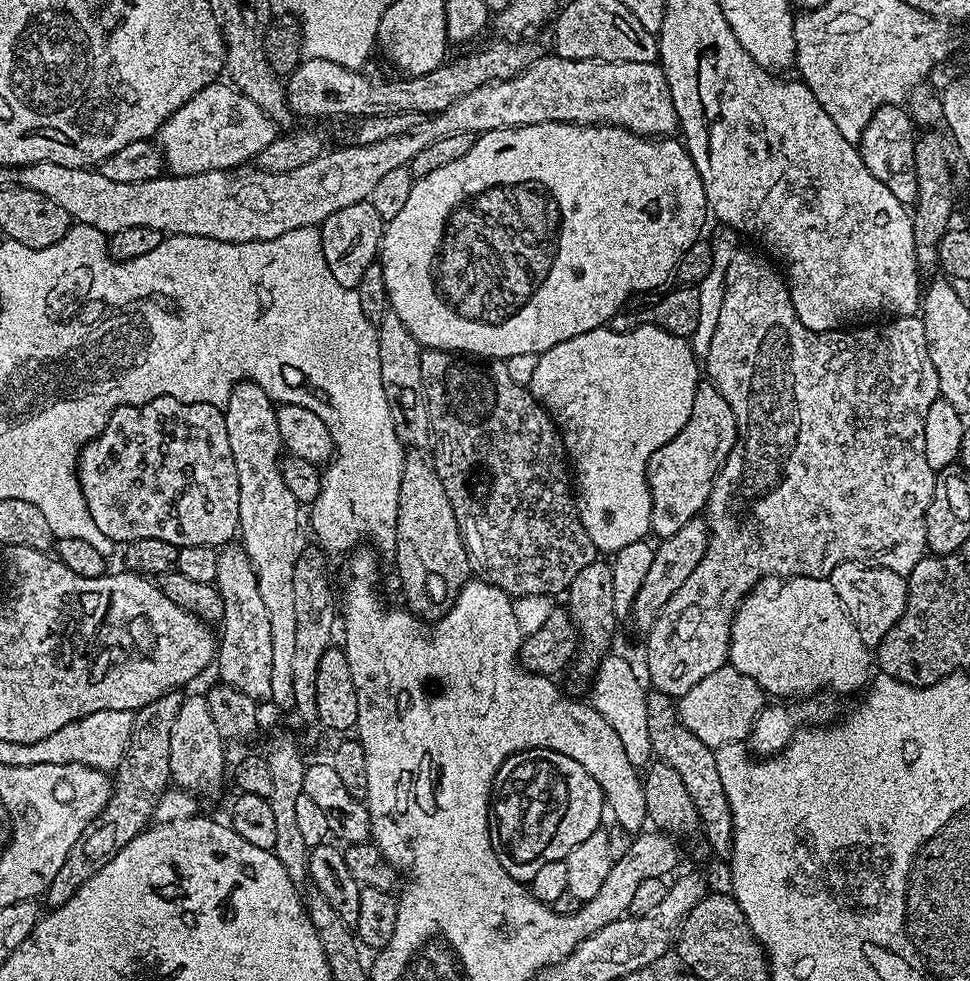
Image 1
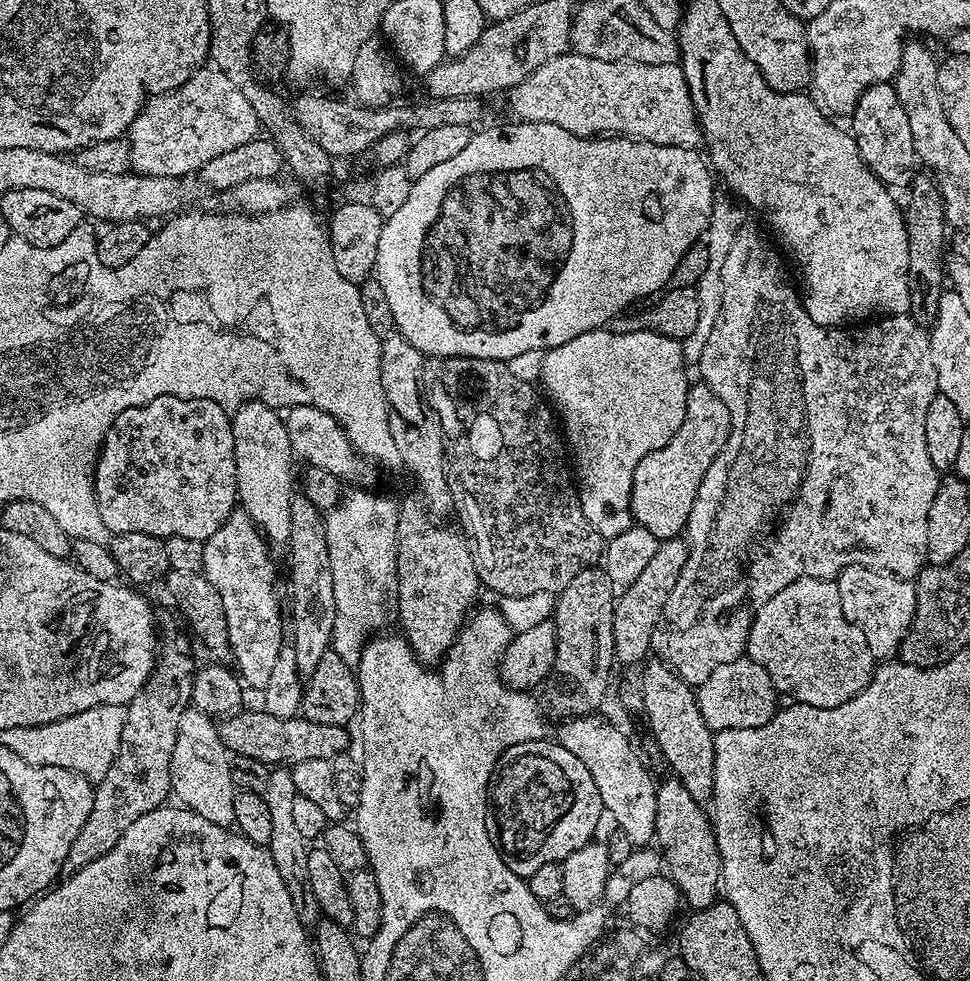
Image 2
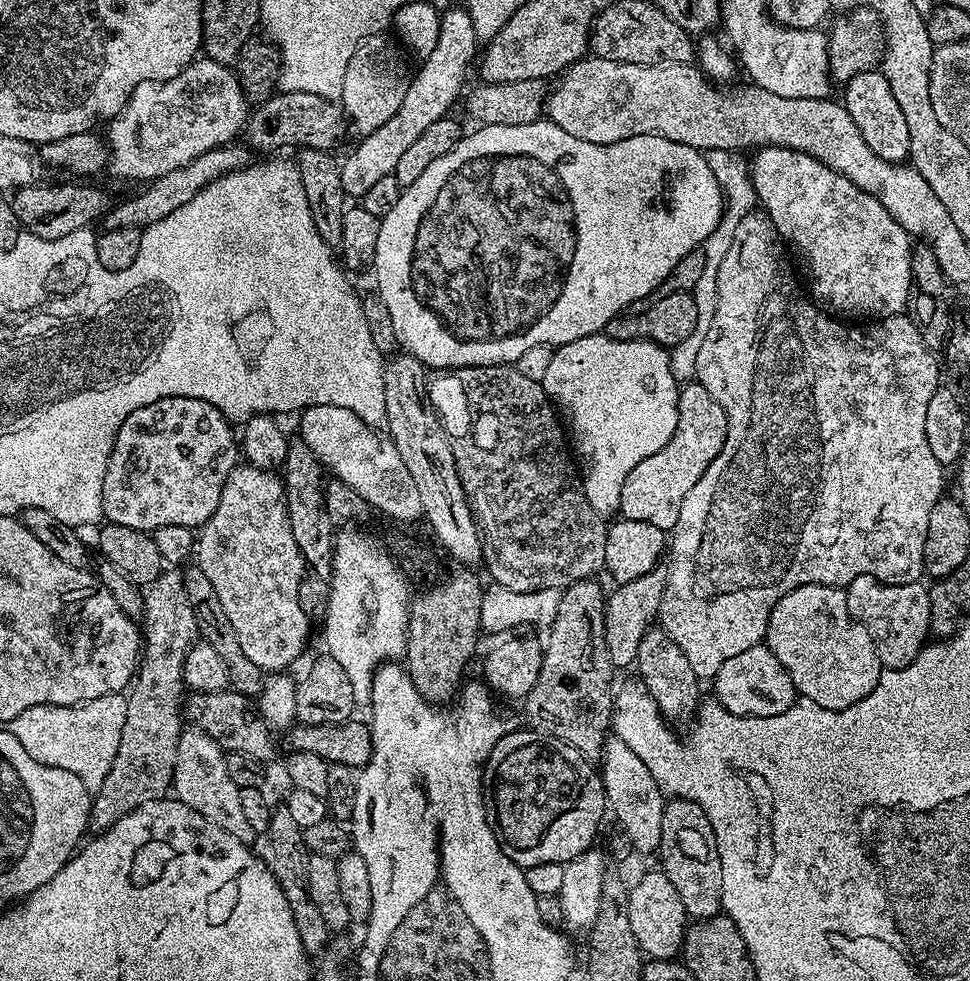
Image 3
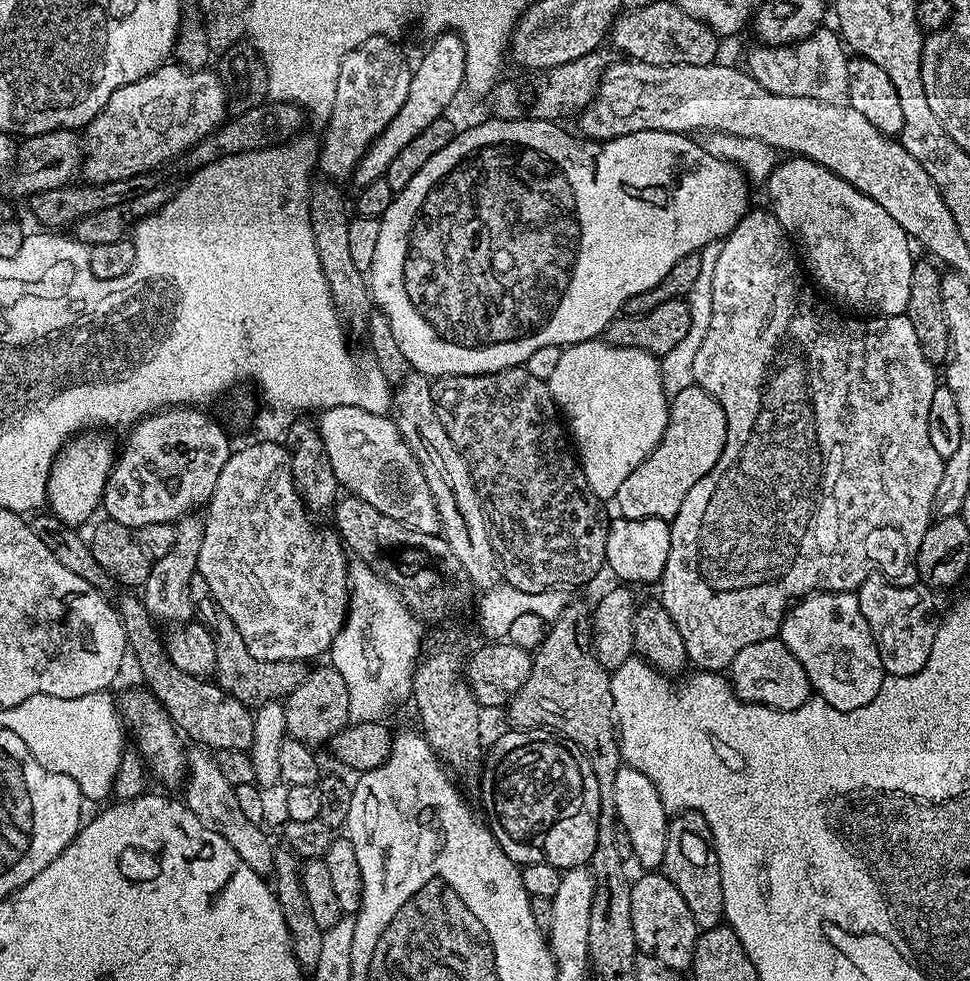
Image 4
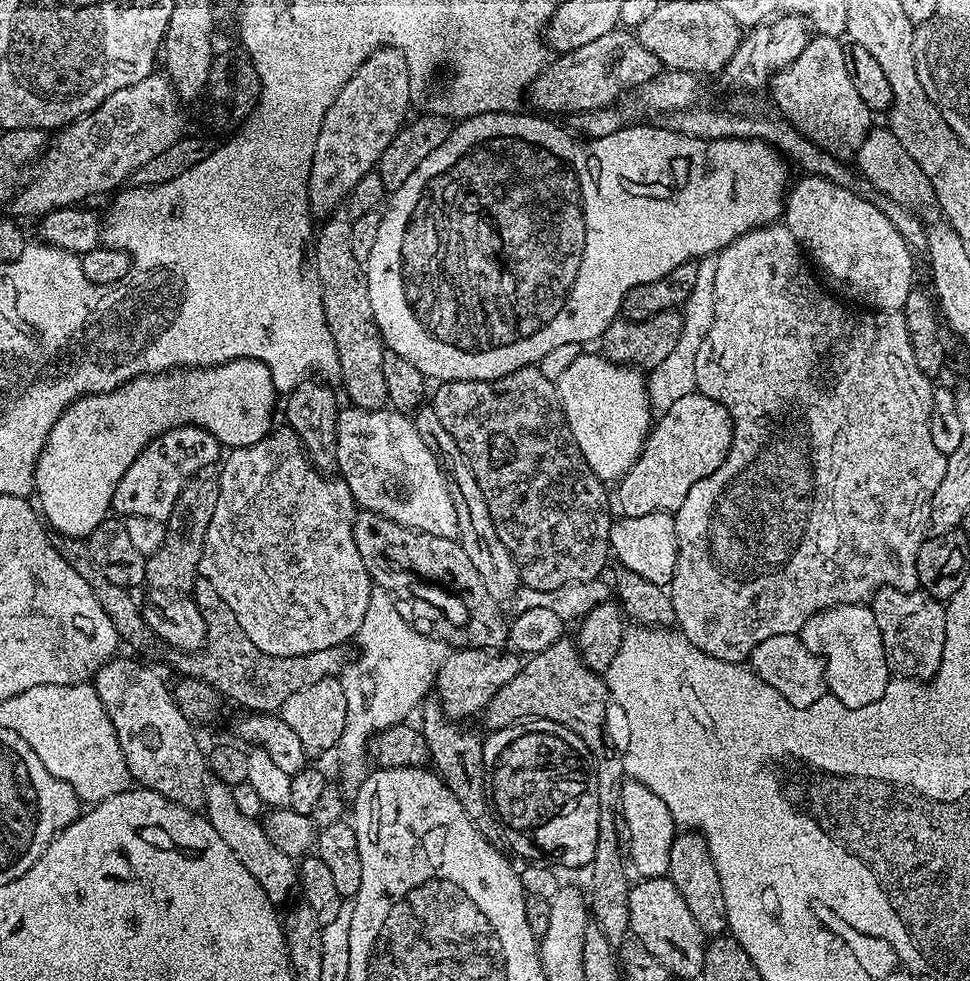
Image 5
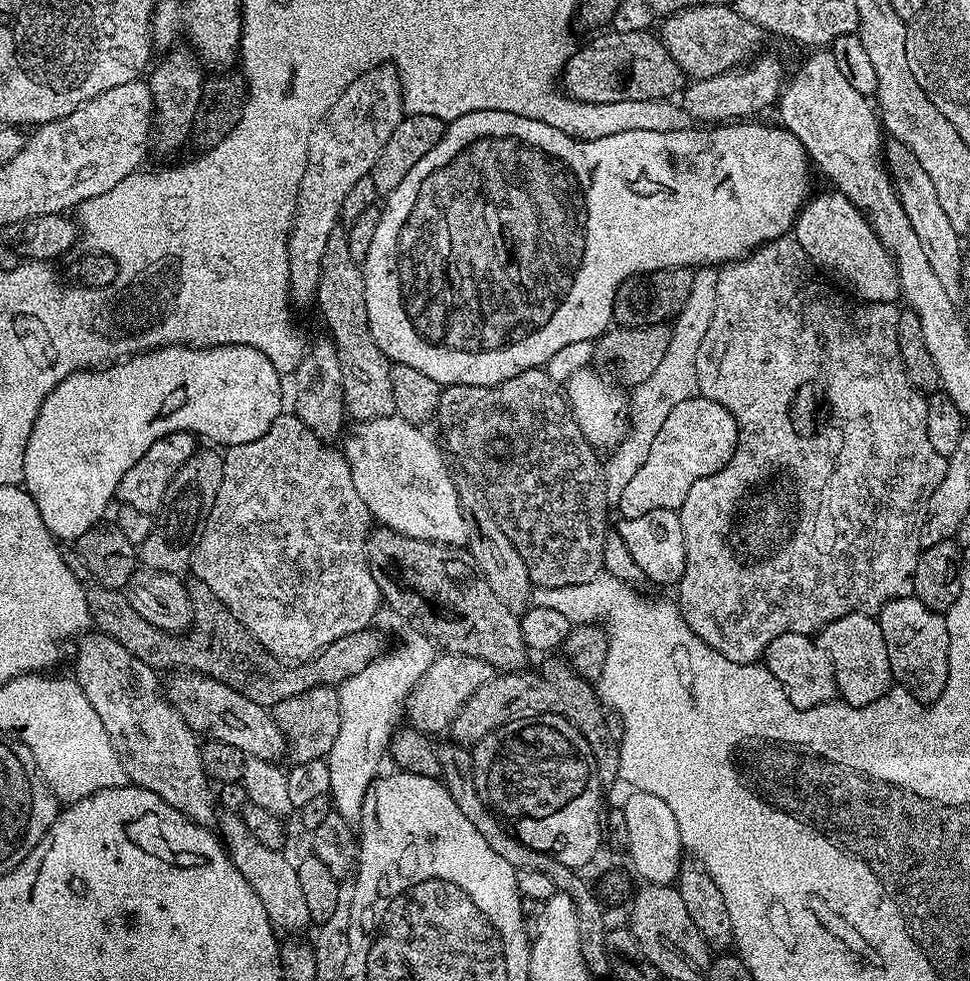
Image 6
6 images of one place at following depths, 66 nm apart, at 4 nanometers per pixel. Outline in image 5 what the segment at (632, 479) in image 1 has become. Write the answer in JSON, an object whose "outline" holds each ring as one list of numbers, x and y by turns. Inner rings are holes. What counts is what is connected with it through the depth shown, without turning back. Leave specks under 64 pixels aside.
{"outline":[[582,354,570,362,570,366,562,374,562,378,555,380,556,393,560,399,562,410,566,414,566,422,570,426,570,434,582,450,582,458,598,474,598,478,605,482,619,481,627,472,628,467,640,456,644,449,644,441,654,423,652,405,648,403,648,386,645,377,637,369,623,364,615,364,602,354,588,356]]}

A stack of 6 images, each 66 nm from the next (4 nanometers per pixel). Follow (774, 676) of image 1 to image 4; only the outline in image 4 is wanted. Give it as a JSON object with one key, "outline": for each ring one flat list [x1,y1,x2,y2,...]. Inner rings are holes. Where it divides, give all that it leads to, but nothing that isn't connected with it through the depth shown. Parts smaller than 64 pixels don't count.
{"outline":[[815,591,810,596,803,597,789,607,780,623,778,638,794,654,794,658,808,675,809,685,818,691,819,699,826,701,834,710,849,712,866,706,878,694,885,678,880,651,876,645,874,634,860,610,856,592,822,592]]}

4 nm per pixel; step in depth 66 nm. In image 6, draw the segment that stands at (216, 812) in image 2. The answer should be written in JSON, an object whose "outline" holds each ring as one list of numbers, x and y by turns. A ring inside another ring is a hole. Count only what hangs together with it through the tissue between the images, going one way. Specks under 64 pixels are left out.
{"outline":[[221,811,218,816,218,832,222,837,222,843,232,857,234,866,242,870,242,878,254,886,254,894,262,898,262,906,266,909,266,914,270,922,277,929,285,928,288,934,300,934,304,927,312,924,310,909,306,906,302,886,298,883,296,864,288,861,283,851,262,846,250,830,246,830,246,822,242,822,239,812]]}

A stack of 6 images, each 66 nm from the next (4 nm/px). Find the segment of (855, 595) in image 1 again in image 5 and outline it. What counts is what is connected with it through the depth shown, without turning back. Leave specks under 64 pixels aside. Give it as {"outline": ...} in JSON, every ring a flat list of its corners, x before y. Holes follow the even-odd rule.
{"outline":[[879,588,872,595,870,607,882,634,889,669,908,682,931,681,941,665,945,645,945,605,923,590,903,592,897,588]]}

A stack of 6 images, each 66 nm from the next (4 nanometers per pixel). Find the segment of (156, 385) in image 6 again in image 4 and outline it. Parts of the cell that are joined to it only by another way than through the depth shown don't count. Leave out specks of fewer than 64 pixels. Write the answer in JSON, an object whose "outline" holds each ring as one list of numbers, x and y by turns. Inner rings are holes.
{"outline":[[77,435,61,448,48,475,46,504,63,524,81,526,101,507,104,487,114,465,114,448,100,436]]}

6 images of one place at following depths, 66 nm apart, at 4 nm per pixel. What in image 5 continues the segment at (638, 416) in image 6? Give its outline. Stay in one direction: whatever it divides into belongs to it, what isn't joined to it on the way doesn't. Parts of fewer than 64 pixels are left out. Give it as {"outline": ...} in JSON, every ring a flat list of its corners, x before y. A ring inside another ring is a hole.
{"outline":[[702,256,698,261,698,278,694,281,694,291,686,298,682,309,682,335,674,345,674,351,656,368,647,373,648,403,653,413,659,414,670,410,678,398,686,398,686,394,696,391,694,378,694,362,698,358,698,349,706,342,706,334,710,334,710,326,714,322,714,274,716,262,712,256]]}

